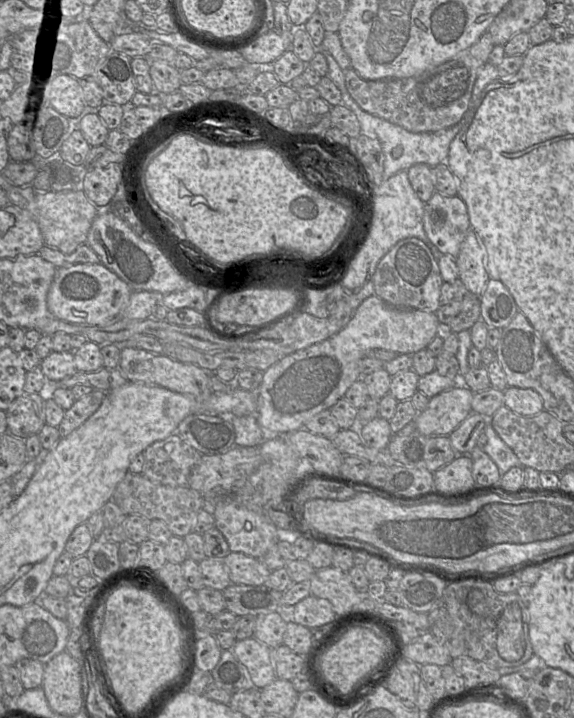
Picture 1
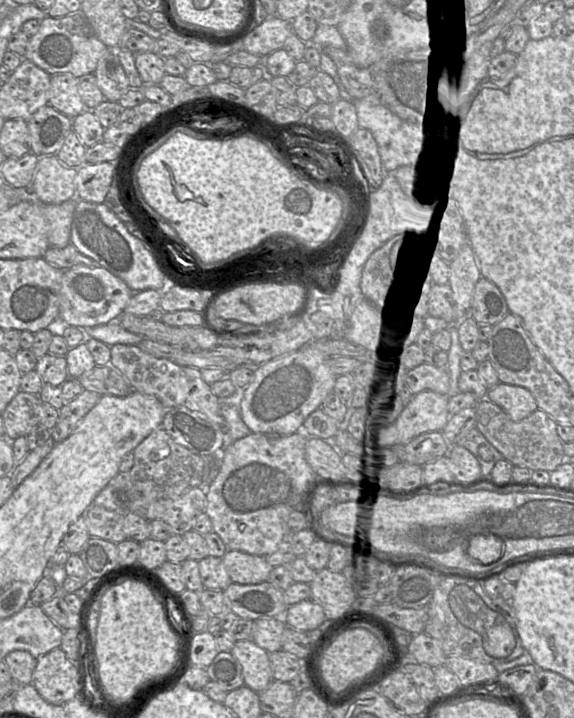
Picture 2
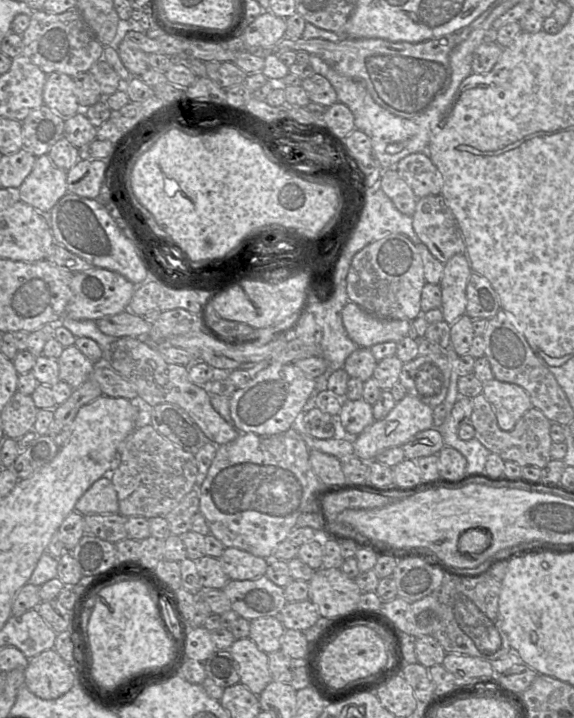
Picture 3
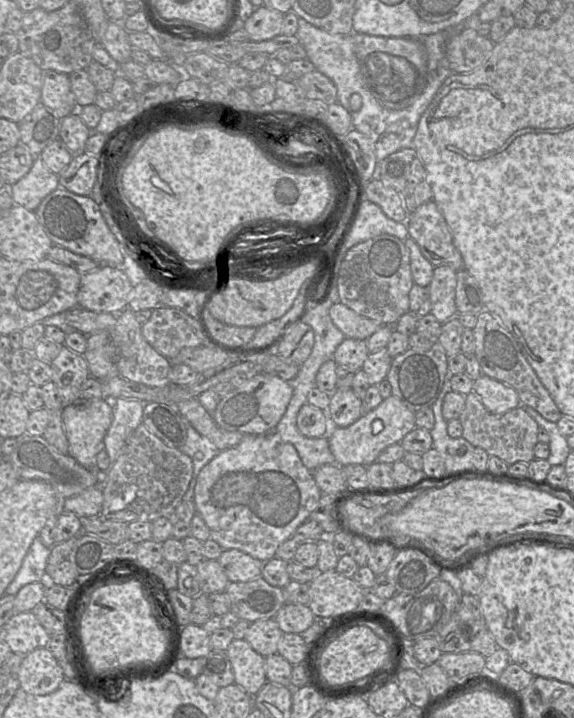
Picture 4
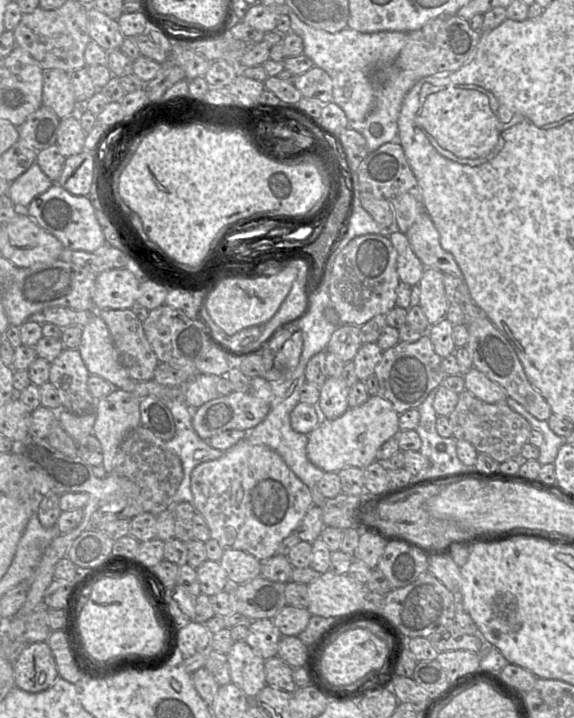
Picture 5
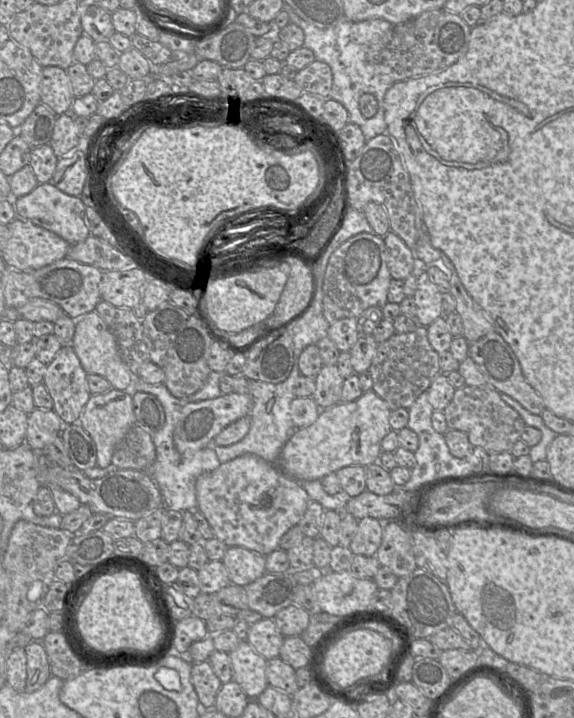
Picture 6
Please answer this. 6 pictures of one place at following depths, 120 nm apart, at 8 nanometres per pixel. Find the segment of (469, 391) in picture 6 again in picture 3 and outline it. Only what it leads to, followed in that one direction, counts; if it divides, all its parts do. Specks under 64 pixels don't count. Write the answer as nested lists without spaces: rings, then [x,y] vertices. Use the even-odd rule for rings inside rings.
[[[482,394],[472,398],[470,424],[475,429],[476,438],[491,453],[497,454],[504,461],[513,461],[521,467],[535,466],[544,469],[552,459],[550,455],[553,443],[550,436],[552,422],[538,409],[530,408],[510,431],[502,430],[493,407]]]

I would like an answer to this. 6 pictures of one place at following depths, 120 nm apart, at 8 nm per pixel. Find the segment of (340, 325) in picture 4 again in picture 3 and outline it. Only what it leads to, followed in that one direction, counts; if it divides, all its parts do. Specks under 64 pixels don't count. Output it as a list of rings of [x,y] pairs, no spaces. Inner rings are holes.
[[[350,300],[342,309],[342,323],[347,335],[364,348],[383,342],[398,343],[408,336],[410,322],[375,317]]]

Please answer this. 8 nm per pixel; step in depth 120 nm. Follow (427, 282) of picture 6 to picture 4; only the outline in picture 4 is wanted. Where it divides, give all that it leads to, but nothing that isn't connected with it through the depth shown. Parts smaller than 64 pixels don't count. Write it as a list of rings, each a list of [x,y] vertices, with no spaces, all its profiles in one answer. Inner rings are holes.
[[[447,265],[434,268],[433,277],[429,284],[430,313],[438,322],[445,323],[456,316],[455,289],[457,284],[457,271]]]

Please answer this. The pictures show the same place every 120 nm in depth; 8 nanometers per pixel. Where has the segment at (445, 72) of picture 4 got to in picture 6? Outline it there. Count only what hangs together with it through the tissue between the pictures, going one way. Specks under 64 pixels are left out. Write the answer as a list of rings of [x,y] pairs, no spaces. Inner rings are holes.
[[[284,3],[291,23],[296,24],[304,32],[304,45],[313,51],[315,59],[329,65],[332,71],[332,89],[330,98],[340,102],[349,114],[349,123],[360,127],[366,142],[373,137],[386,133],[384,97],[392,86],[392,78],[375,70],[367,60],[368,47],[379,39],[392,26],[391,22],[381,18],[353,22],[342,20],[335,26],[320,29],[301,19],[293,9]]]

